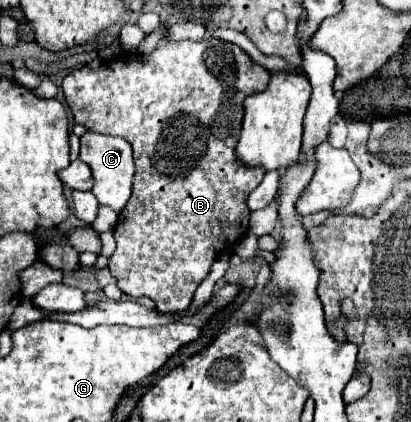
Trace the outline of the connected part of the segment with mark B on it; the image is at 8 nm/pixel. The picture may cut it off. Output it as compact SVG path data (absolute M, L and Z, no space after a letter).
M214 38L200 42L160 40L156 50L148 56L122 54L120 58L104 62L98 70L84 66L64 78L62 90L72 108L74 122L98 134L106 132L110 136L120 136L134 148L136 172L132 196L114 228L116 252L108 262L124 294L136 298L148 296L156 302L160 312L184 312L218 258L216 252L208 252L220 250L220 244L212 240L238 240L242 232L248 232L250 210L246 198L262 182L266 171L240 166L234 146L240 138L246 96L262 92L268 82L270 72L252 62L244 50Z

